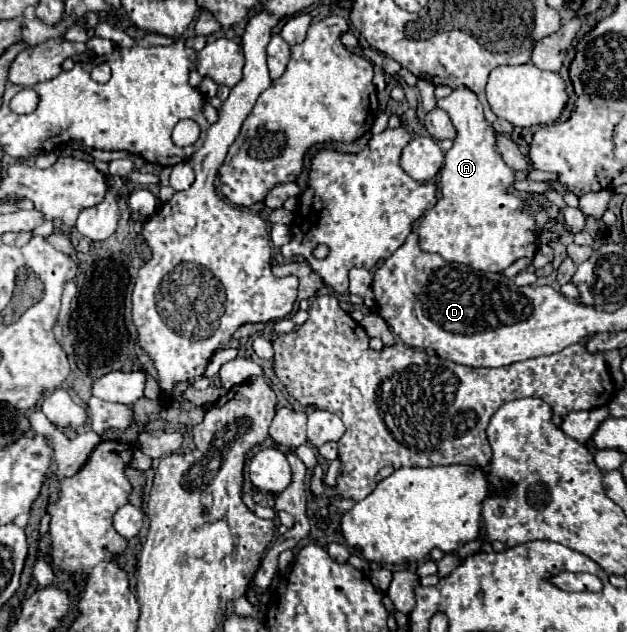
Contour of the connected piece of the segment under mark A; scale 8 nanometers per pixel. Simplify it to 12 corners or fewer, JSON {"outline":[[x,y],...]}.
{"outline":[[472,90],[436,106],[456,128],[420,250],[502,272],[540,228]]}

